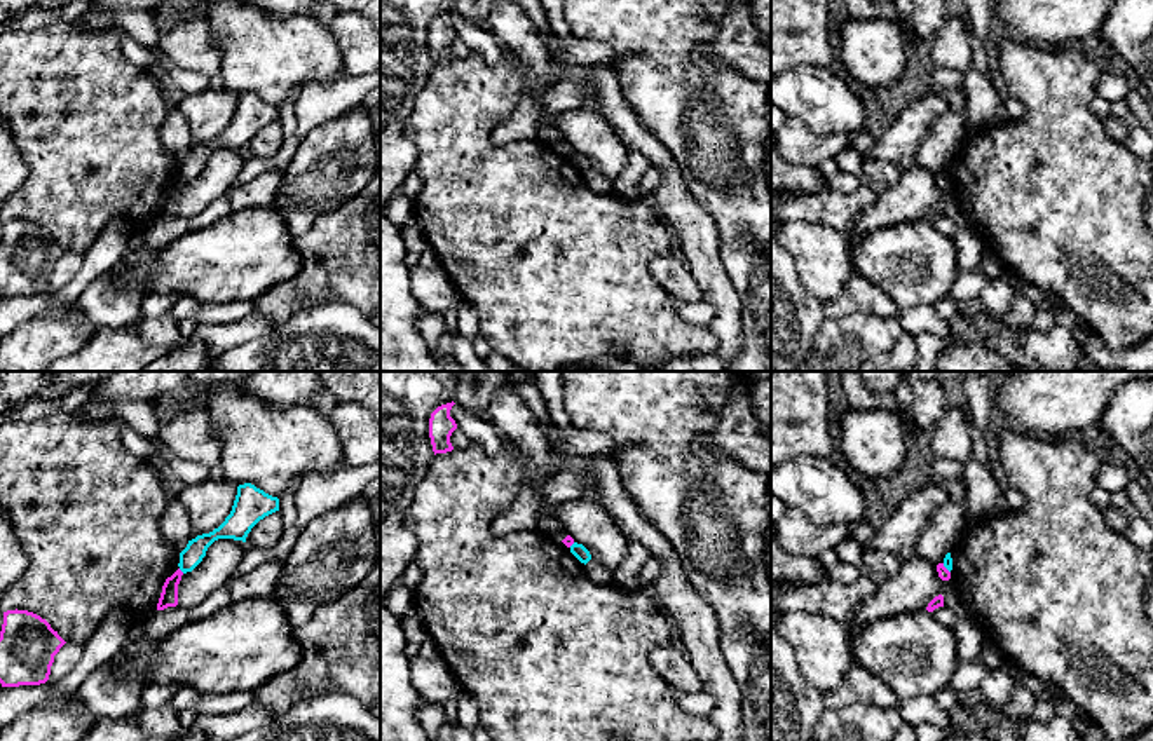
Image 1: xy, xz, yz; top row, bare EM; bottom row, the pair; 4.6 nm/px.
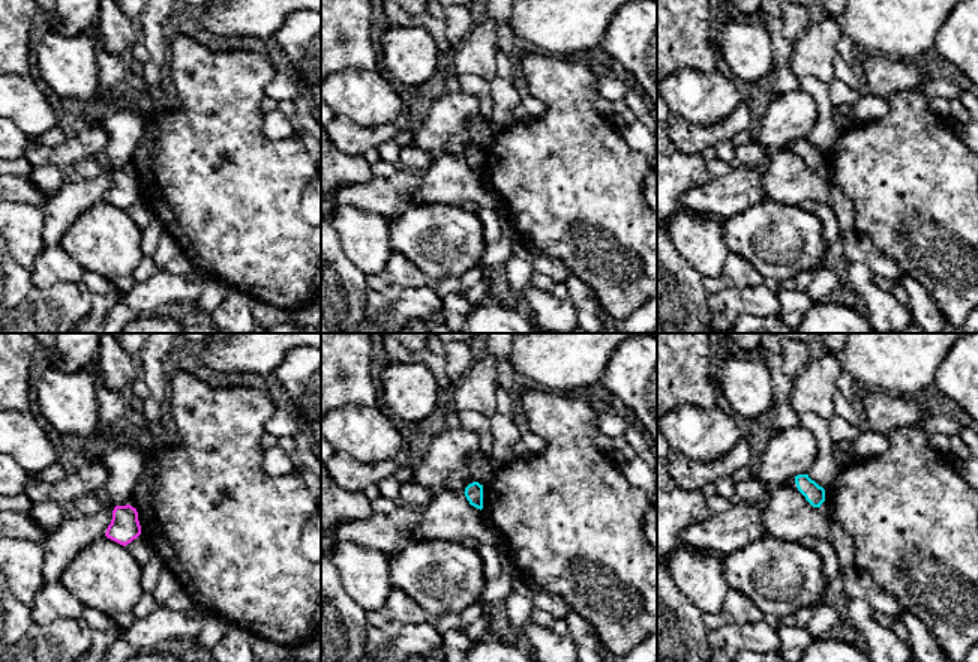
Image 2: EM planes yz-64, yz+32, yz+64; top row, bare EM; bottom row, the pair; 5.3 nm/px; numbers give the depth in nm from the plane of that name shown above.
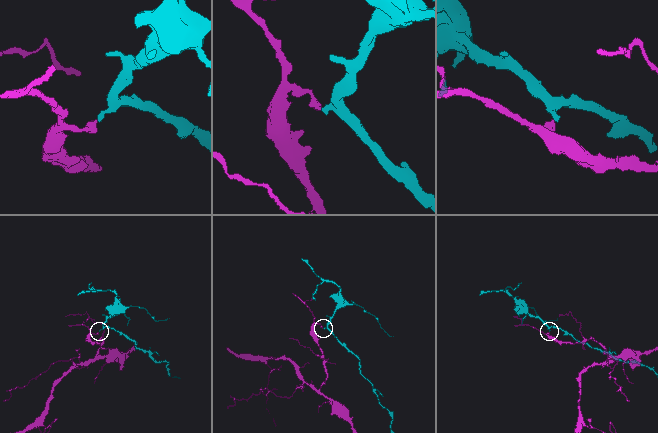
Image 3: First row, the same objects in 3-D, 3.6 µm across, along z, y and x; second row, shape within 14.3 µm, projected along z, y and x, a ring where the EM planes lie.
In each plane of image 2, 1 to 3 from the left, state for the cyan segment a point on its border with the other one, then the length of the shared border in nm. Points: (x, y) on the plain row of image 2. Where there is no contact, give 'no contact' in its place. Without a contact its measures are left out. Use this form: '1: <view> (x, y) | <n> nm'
1: no contact
2: no contact
3: no contact

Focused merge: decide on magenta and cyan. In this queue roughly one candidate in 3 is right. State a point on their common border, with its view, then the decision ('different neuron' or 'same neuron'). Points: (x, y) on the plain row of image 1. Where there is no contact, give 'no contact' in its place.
xy (180, 180) | different neuron

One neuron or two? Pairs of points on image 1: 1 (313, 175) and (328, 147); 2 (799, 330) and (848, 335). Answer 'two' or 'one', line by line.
1: one
2: two

